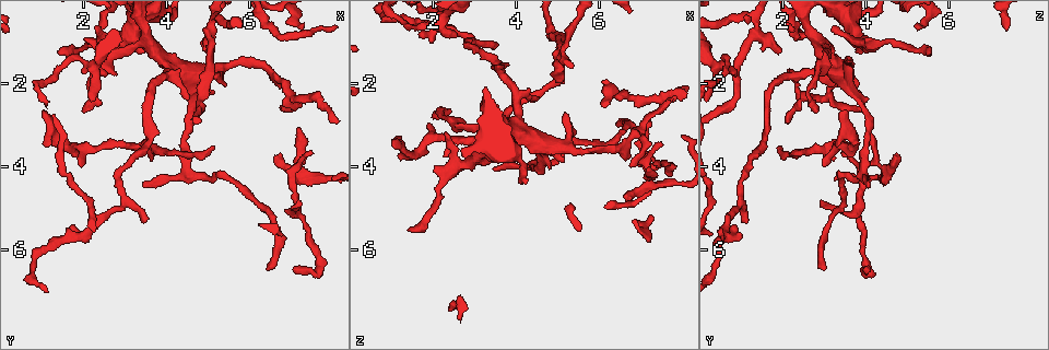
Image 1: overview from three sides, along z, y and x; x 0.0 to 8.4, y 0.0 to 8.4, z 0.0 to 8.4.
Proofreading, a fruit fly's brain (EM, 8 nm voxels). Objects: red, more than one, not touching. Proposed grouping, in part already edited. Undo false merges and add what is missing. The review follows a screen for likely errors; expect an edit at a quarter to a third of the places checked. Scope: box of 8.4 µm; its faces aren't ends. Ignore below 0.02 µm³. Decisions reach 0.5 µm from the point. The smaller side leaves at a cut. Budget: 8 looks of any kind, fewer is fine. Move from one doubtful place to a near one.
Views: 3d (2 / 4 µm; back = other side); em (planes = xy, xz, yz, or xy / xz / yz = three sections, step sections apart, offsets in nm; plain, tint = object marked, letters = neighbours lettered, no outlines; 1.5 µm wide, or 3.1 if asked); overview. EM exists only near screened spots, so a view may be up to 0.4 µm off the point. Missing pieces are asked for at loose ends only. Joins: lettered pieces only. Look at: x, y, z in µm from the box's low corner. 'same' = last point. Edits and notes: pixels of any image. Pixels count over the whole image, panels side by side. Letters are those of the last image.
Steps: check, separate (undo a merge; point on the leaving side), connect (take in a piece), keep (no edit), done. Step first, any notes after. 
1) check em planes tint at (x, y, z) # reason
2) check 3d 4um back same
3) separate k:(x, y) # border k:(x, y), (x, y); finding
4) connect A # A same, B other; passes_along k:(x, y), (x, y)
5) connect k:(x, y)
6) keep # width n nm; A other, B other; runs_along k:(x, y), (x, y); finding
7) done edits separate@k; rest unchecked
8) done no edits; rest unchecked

check 3d 2um at (1.95, 4.00, 3.05) # branch stops here

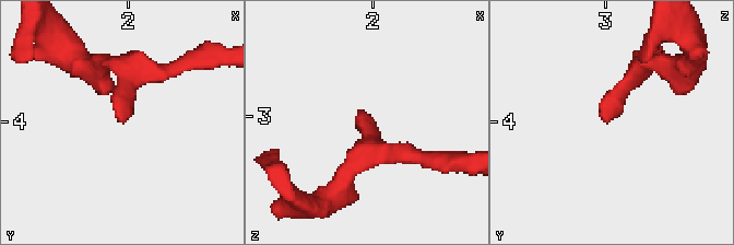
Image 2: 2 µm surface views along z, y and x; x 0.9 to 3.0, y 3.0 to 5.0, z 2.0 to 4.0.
check em planes letters at (1.94, 4.02, 2.98) # need the tissue

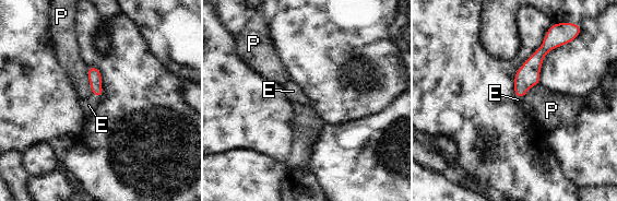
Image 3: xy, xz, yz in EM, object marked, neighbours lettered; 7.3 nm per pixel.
connect 3:(89, 105) # E same, P other; passes_along 3:(94, 74), (95, 95), (89, 105); it goes on there

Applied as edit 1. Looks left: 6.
check 3d 2um at (6.75, 3.70, 4.75) # branch stops here

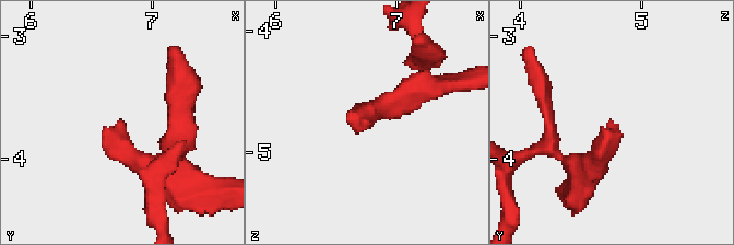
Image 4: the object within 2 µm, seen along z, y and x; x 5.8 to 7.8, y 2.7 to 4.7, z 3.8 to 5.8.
check em planes plain at (6.76, 3.68, 4.72) # need the tissue

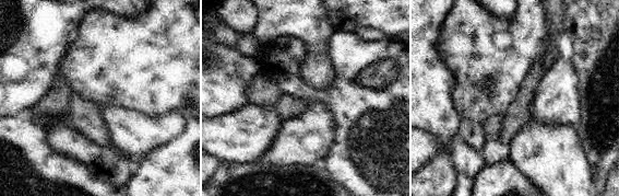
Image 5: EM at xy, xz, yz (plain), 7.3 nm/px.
check em planes letters same

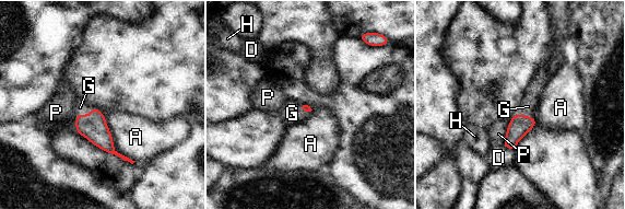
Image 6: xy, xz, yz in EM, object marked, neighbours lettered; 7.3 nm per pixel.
connect 6:(80, 107) # A other, D other, G same, H other, P other; passes_along 6:(93, 126), (84, 115), (80, 107); it goes on there

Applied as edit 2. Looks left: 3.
check overview

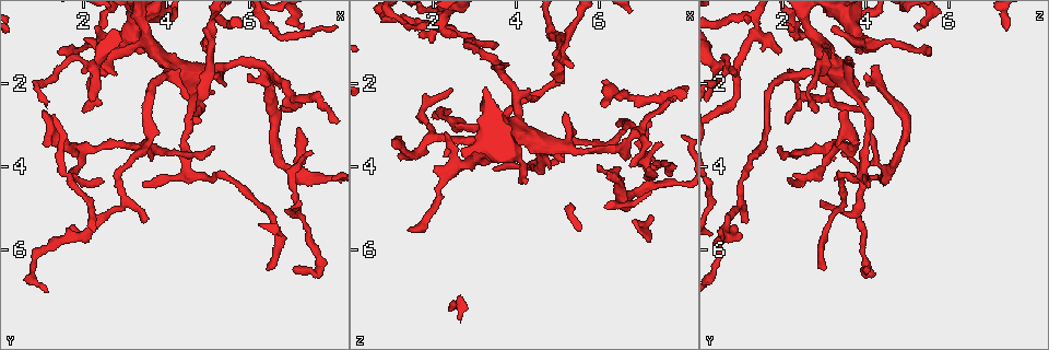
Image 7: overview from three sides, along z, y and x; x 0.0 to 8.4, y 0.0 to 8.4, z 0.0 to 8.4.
check em planes letters at (2.50, 1.80, 0.90) # branch stops here

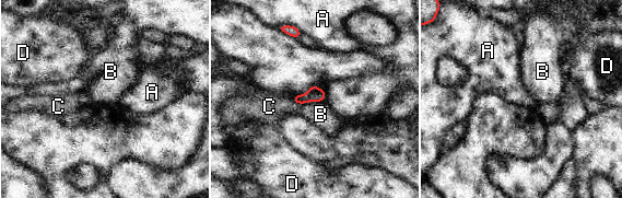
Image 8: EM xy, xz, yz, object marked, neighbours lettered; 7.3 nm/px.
keep # longest_contact B 200 nm; A other, B other, C other, D other; no lettered piece goes on from it

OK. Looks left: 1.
done edits connect@3, connect@6; rest unchecked

